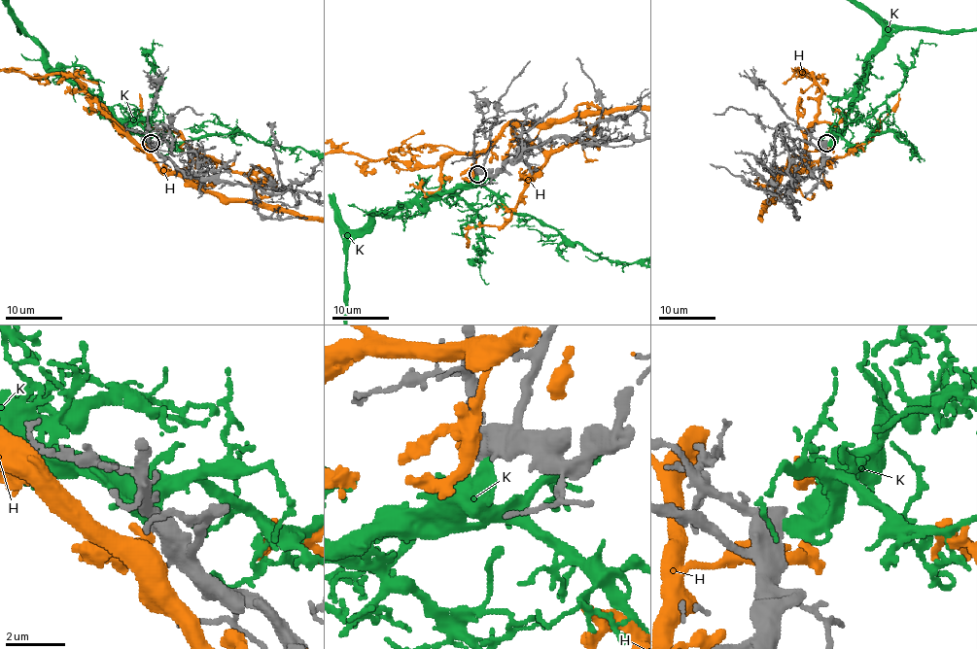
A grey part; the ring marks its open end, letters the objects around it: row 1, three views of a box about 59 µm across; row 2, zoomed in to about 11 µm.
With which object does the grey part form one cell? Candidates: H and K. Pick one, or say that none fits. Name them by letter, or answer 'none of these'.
K

